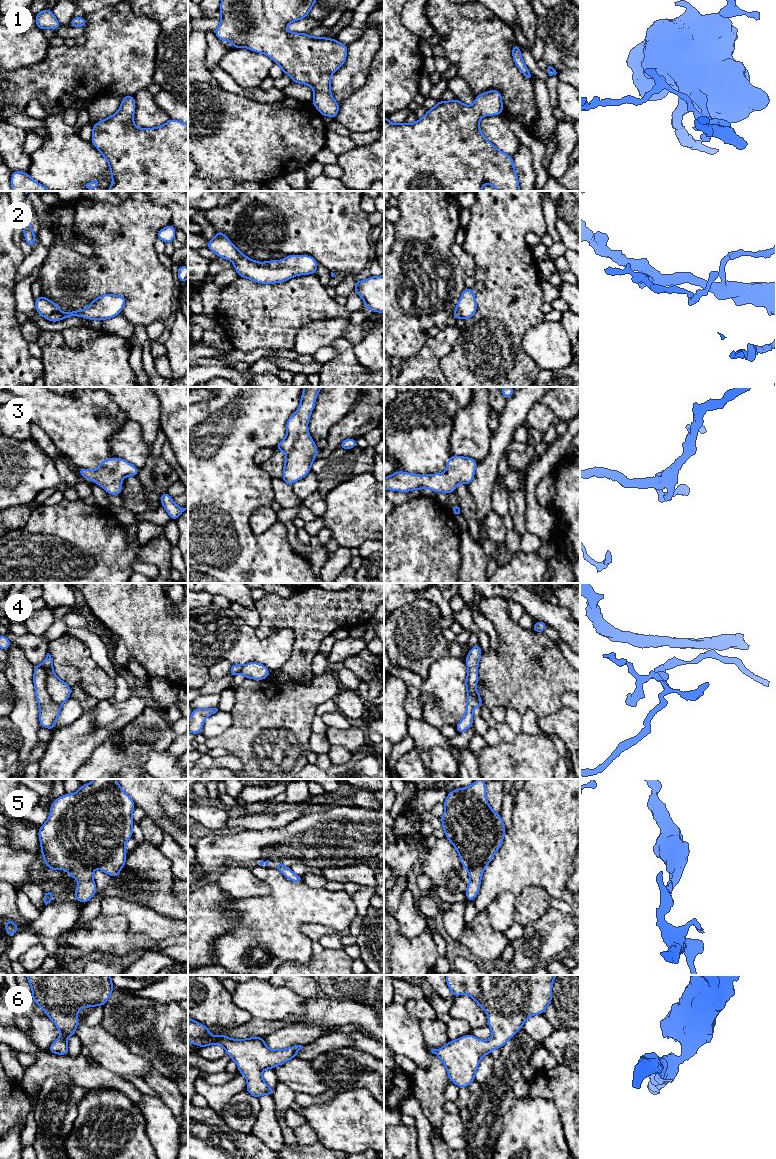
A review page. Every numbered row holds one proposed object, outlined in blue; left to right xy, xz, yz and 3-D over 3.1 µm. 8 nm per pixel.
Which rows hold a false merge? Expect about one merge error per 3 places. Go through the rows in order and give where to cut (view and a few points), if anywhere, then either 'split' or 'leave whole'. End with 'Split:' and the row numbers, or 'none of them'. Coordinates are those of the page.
1: cut none; leave whole
2: cut none; leave whole
3: cut none; leave whole
4: cut xy (41, 665), (45, 674), (46, 692), (60, 706); split
5: cut none; leave whole
6: cut none; leave whole
Split: 4

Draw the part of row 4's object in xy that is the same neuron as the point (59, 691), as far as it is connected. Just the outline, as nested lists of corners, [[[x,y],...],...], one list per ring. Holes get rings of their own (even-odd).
[[[47,653],[42,667],[45,671],[45,687],[50,699],[57,705],[62,704],[71,697],[71,687],[57,677],[53,671],[53,658]]]

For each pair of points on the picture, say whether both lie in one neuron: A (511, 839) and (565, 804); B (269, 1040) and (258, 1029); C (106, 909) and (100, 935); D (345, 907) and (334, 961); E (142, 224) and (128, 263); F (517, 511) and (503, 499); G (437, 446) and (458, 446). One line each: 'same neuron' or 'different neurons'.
A: same neuron
B: different neurons
C: different neurons
D: different neurons
E: same neuron
F: different neurons
G: different neurons

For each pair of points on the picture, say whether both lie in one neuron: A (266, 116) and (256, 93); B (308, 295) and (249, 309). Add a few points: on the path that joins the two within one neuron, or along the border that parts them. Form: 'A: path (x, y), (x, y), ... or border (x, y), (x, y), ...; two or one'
A: border (238, 94), (259, 102), (277, 102), (283, 99); two
B: path (293, 304), (264, 305); one

